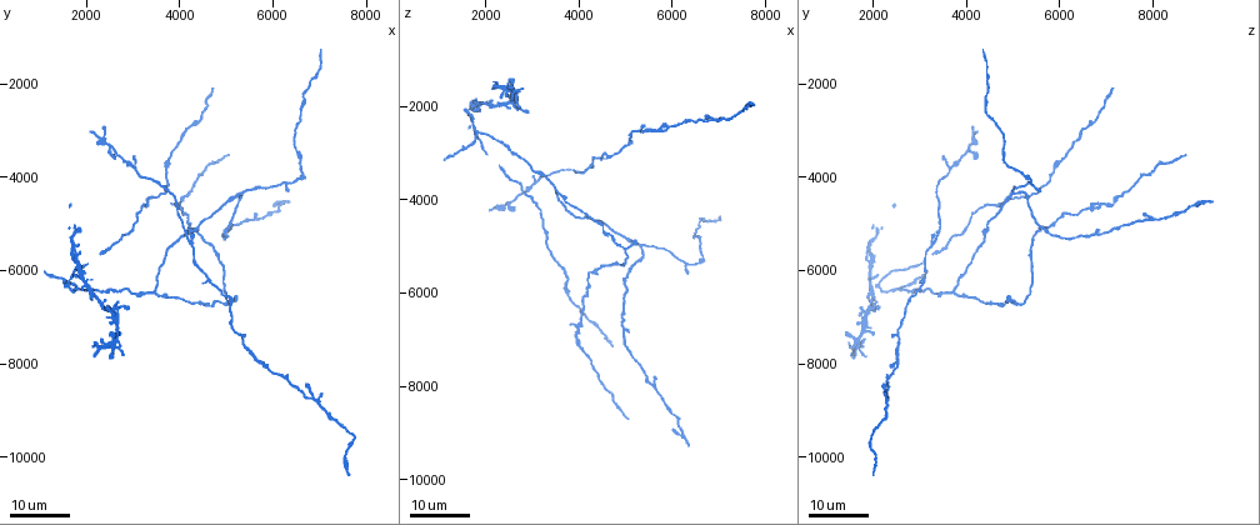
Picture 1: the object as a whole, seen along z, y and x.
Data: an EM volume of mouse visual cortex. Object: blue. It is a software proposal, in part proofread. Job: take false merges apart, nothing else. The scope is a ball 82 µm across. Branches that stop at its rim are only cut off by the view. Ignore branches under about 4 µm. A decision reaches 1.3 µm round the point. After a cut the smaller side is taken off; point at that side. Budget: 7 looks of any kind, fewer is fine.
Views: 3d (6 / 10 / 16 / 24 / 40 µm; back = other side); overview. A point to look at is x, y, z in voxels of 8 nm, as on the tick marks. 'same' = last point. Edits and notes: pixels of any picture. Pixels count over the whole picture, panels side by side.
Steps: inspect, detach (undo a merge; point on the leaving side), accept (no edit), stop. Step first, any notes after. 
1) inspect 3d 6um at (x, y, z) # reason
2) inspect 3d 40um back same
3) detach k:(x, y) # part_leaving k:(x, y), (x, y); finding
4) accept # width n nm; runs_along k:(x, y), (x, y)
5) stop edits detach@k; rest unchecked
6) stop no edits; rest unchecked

inspect 3d 24um at (5500, 4950, 7900) # side arm on a straight run

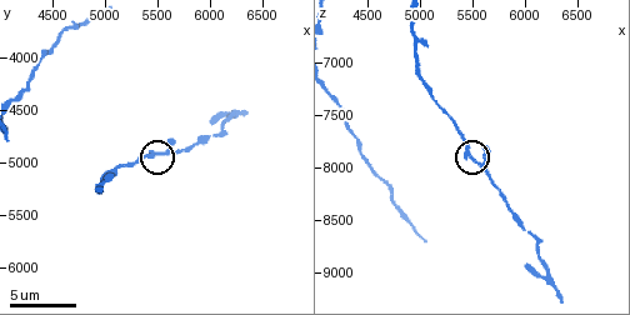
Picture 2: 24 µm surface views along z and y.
inspect 3d 10um at (5520, 4900, 7920)

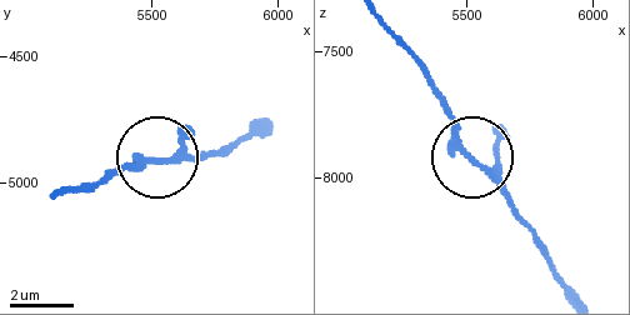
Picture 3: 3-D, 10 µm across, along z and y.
accept # width 180 nm; runs_along 3:(54, 193), (91, 190), (140, 160), (218, 153); all the same neuron

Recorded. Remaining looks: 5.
inspect 3d 16um at (3500, 6500, 3750) # arms part here

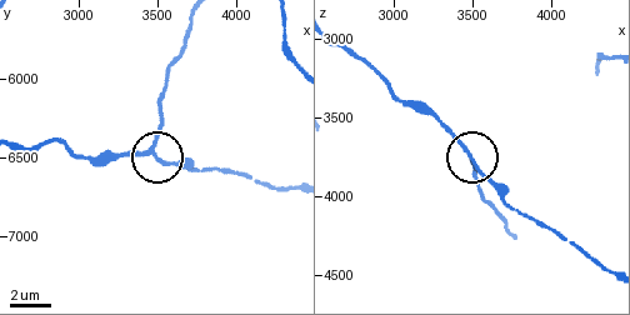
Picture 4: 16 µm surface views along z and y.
inspect 3d 10um at (3480, 6460, 3700) # zoom in

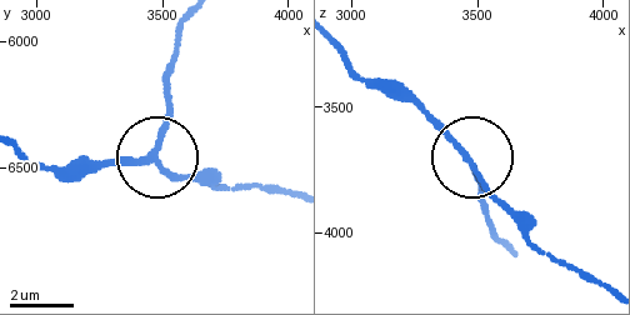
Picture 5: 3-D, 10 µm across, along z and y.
accept # width 160 nm; runs_along 5:(391, 98), (420, 105), (523, 224); one neuron here

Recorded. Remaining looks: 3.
inspect 3d 24um at (3000, 3800, 3650) # thick turns thin

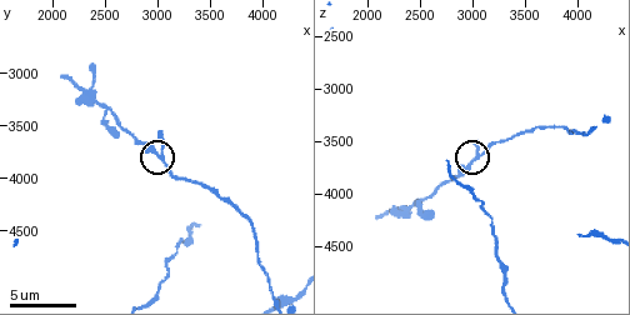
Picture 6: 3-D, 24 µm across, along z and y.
inspect 3d 10um at (3040, 3820, 3620) # closer look

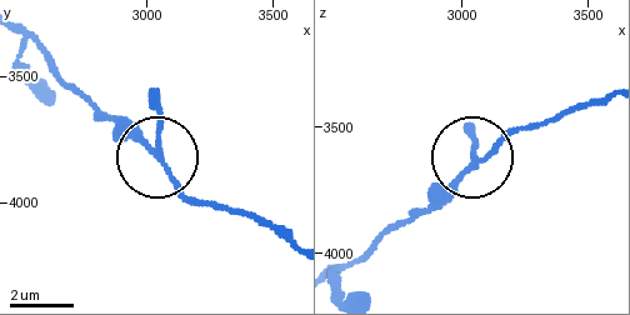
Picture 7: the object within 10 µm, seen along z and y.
accept # arms 3; one neuron here

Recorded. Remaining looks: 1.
stop no edits; rest unchecked

